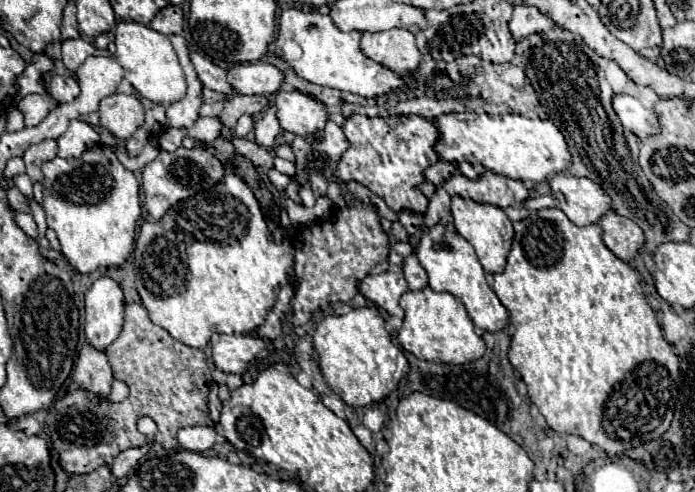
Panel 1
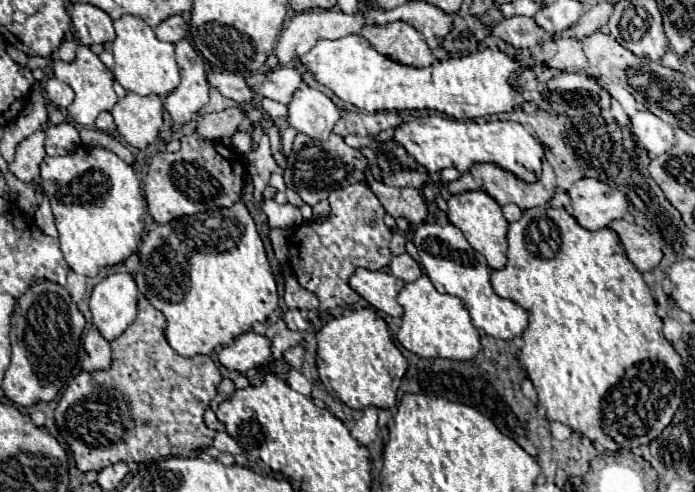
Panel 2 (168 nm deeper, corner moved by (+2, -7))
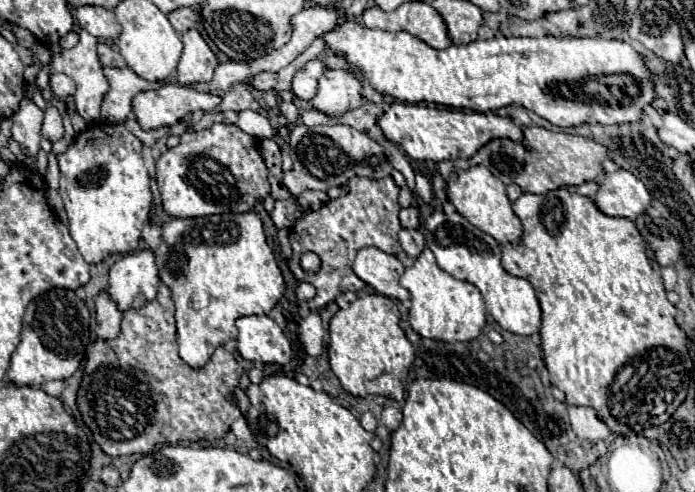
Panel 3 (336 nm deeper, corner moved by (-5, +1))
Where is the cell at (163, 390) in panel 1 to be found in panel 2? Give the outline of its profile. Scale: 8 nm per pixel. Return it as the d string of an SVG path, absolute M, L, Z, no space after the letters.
M139 298L135 322L111 342L111 368L105 372L89 374L81 372L71 380L55 408L55 426L59 428L61 440L69 446L75 456L79 472L99 472L119 460L125 462L149 462L169 456L189 456L191 452L203 450L213 444L215 430L207 428L203 420L205 408L217 394L217 384L223 380L217 366L209 356L179 356L163 336L165 318L159 310L149 306L145 298Z

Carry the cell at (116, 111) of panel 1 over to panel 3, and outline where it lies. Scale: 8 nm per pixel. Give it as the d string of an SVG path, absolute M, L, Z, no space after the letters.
M166 84L158 90L140 92L132 100L134 116L144 130L172 126L180 122L186 114L202 110L212 112L220 104L218 94L198 92L180 84Z

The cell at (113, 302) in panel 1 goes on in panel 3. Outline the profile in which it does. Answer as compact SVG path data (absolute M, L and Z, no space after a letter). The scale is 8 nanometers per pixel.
M152 250L126 254L110 268L108 292L122 312L140 308L144 302L150 302L156 296L158 286L160 276Z

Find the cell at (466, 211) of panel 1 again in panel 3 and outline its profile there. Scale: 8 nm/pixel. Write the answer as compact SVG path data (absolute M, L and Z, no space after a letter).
M470 166L466 170L454 168L448 178L448 200L456 210L468 218L476 228L494 236L500 244L518 242L522 234L522 222L512 210L512 202L506 196L506 184L500 182L486 166Z

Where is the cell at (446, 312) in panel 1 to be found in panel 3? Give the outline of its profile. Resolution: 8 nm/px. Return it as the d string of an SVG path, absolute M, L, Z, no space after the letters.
M424 248L416 262L406 268L400 278L400 284L412 294L412 306L408 320L414 332L424 338L436 338L444 342L468 342L476 338L486 324L486 308L480 290L464 280L454 278L444 272L432 254L430 248Z

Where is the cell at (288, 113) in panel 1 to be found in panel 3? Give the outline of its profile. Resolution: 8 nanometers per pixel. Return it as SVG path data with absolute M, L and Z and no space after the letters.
M326 70L320 78L318 94L310 100L310 106L328 116L340 116L358 108L362 102L362 82L354 70Z

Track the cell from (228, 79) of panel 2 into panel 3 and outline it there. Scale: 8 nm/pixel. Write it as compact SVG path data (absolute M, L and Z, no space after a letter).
M264 72L264 74L258 74L250 84L252 84L252 88L256 88L260 92L268 92L268 90L274 90L276 88L276 82L278 82L278 76L276 74Z

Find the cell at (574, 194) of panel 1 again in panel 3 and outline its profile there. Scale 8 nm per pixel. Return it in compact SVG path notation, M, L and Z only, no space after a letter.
M628 170L606 172L596 194L598 208L608 216L624 216L634 220L650 206L650 192L640 178Z

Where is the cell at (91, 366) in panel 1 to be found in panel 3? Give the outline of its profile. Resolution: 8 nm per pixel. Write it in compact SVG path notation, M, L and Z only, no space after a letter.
M102 290L96 296L96 322L98 322L98 338L102 340L112 340L120 332L120 322L122 322L122 312L118 310L116 302L110 298L106 290Z

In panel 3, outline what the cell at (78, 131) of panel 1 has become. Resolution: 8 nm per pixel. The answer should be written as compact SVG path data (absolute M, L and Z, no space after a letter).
M48 106L44 110L44 122L42 122L42 138L50 140L50 142L56 142L60 140L64 134L64 128L62 128L62 116L58 112L56 106Z

